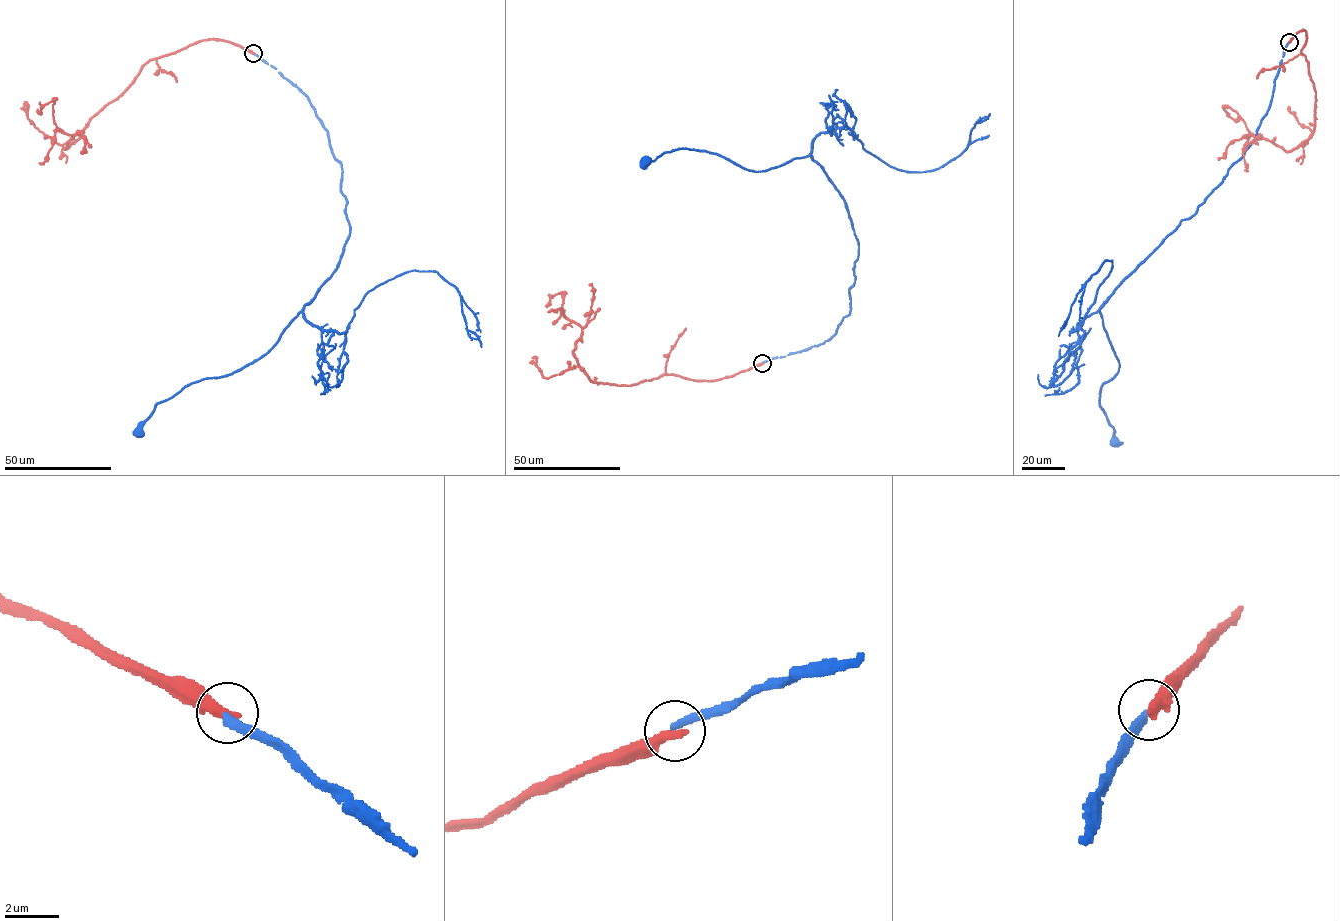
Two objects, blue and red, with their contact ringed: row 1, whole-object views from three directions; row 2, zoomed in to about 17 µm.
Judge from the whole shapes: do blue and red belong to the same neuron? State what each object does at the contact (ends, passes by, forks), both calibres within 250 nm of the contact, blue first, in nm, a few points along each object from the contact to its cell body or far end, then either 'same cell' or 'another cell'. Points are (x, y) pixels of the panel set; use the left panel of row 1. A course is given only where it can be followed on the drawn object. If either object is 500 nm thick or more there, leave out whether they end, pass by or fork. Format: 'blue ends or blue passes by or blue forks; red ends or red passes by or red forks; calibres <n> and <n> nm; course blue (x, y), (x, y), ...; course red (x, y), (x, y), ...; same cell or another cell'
blue ends; red ends; calibres 300 and 440 nm; course blue (253, 52), (308, 98), (327, 131), (342, 169), (350, 235), (338, 267), (267, 352), (158, 402), (138, 433); course red (253, 52), (208, 39), (150, 59), (65, 149), (73, 136), (54, 123), (54, 101), (37, 109); another cell

